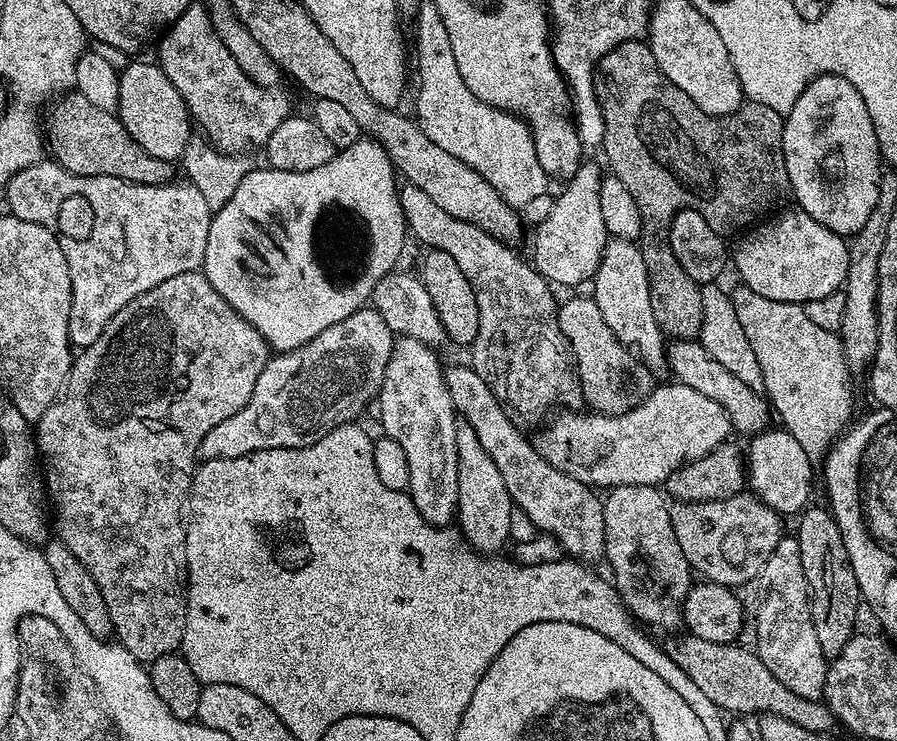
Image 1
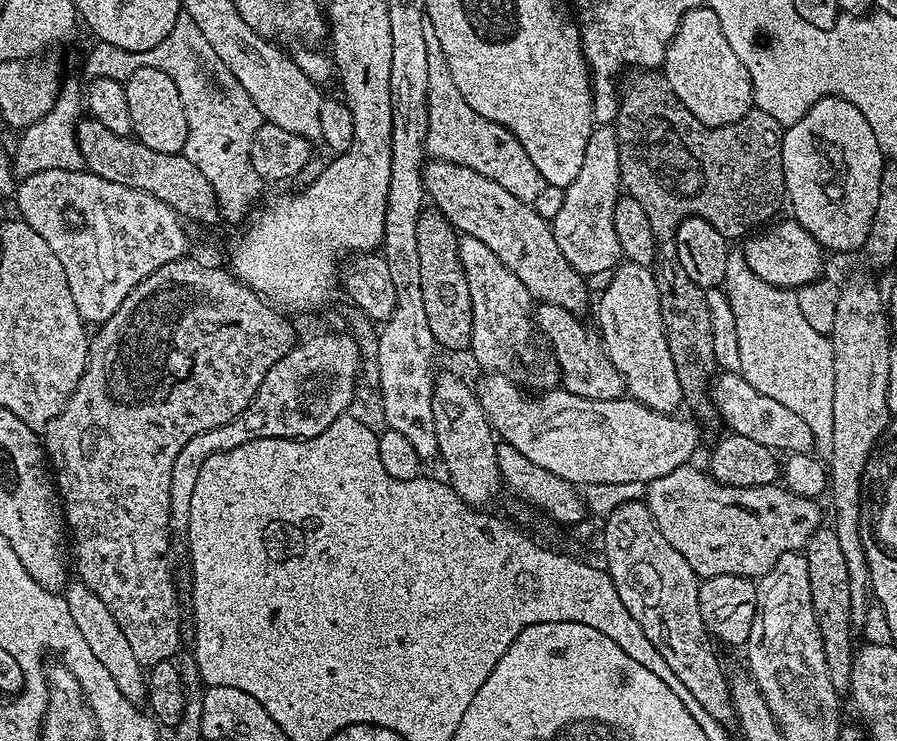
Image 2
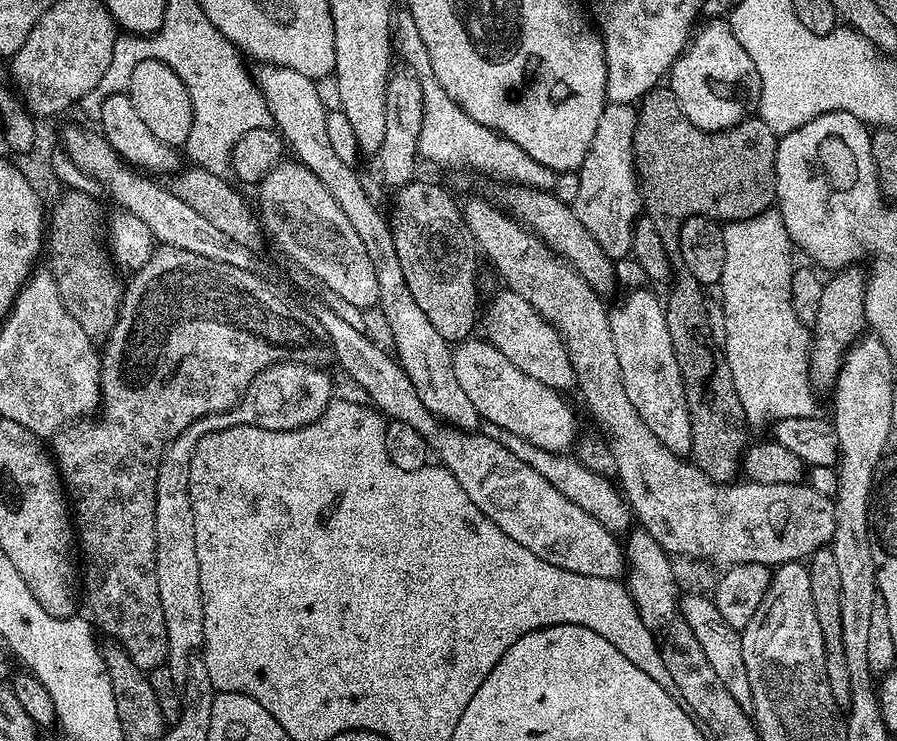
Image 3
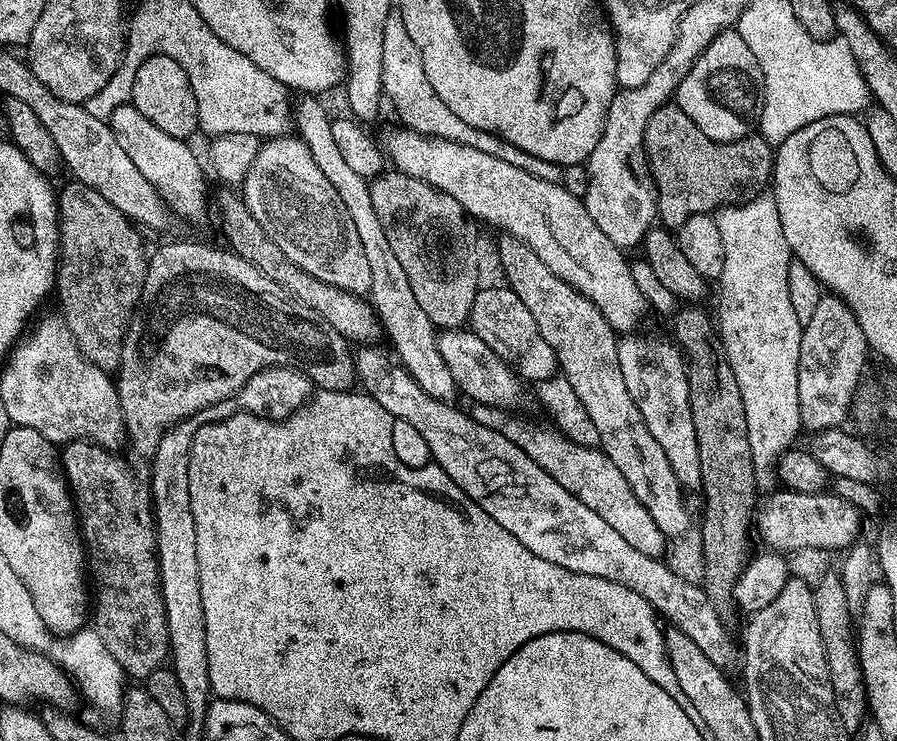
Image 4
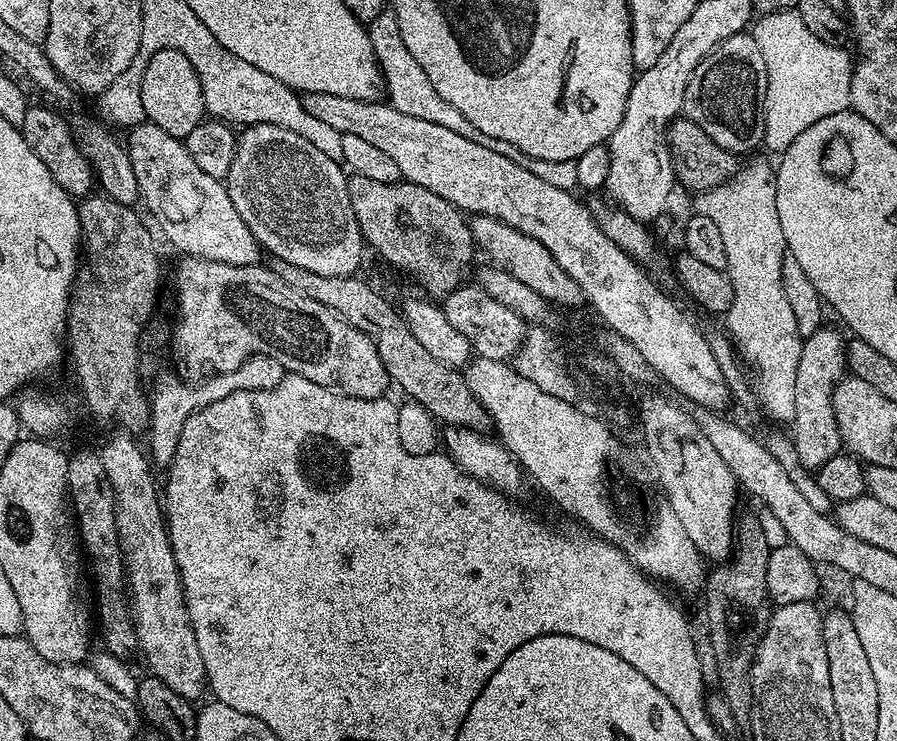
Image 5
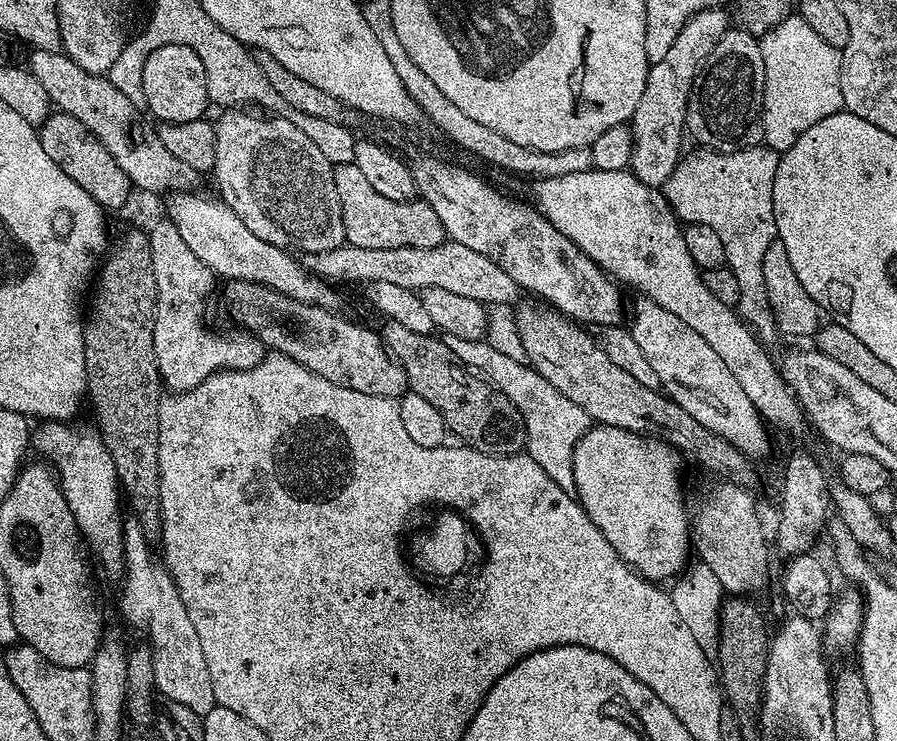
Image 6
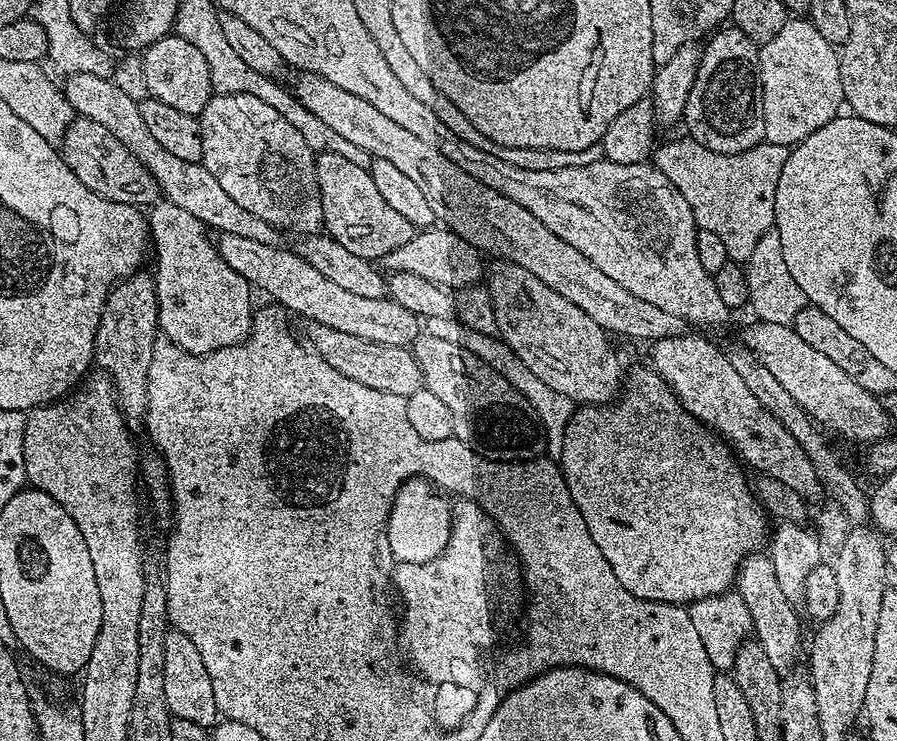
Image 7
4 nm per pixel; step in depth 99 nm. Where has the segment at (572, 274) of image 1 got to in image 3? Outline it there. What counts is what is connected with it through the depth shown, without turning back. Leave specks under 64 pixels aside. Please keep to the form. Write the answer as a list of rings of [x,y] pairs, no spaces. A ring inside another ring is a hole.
[[[605,103],[602,118],[598,118],[598,130],[594,130],[594,142],[590,142],[590,150],[586,150],[586,158],[578,169],[578,198],[570,205],[578,222],[590,232],[590,238],[598,242],[613,262],[620,262],[631,253],[632,228],[642,215],[640,184],[634,166],[636,114],[637,109],[631,104]]]

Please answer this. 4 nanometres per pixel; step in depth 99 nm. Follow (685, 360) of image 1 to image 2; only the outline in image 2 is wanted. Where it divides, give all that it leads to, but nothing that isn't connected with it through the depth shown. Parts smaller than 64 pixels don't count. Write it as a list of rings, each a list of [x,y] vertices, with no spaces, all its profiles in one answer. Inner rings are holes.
[[[721,371],[711,381],[710,395],[719,417],[722,420],[724,418],[735,435],[750,438],[777,454],[813,451],[816,439],[810,426],[806,426],[806,422],[798,418],[794,410],[782,406],[782,402],[774,402],[774,398],[766,398],[766,394],[754,390],[754,386],[750,386],[750,382],[746,382],[746,378],[739,372]]]

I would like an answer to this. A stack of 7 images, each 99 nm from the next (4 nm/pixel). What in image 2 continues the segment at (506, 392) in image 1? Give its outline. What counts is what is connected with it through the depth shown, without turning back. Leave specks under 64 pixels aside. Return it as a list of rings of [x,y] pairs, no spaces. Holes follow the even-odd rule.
[[[460,236],[457,239],[458,258],[470,286],[472,307],[473,356],[484,372],[497,372],[525,390],[551,390],[560,384],[560,369],[556,361],[532,337],[534,333],[534,301],[530,290],[522,286],[518,274],[502,266],[498,254],[488,249],[478,238]]]

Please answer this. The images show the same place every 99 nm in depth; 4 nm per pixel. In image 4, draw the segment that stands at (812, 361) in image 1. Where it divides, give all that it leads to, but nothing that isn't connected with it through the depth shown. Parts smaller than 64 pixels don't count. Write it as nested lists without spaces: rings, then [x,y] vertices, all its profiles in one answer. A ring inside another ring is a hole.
[[[771,194],[753,196],[742,204],[727,205],[715,213],[715,218],[722,234],[722,247],[726,249],[726,266],[718,281],[718,331],[720,341],[724,343],[724,353],[730,362],[730,370],[734,370],[734,378],[738,378],[738,390],[742,390],[742,406],[746,410],[746,434],[756,467],[756,483],[764,486],[768,479],[773,479],[780,455],[795,445],[792,443],[795,442],[796,435],[802,432],[798,406],[798,350],[804,326],[794,314],[794,305],[790,302],[790,285],[786,283],[786,270],[794,257],[788,249],[786,234],[782,234],[776,198]]]

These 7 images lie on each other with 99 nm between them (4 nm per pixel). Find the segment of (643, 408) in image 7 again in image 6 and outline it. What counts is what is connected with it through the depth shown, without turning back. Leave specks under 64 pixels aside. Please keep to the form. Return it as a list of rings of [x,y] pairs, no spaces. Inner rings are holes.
[[[596,424],[589,428],[588,433],[577,442],[574,450],[574,484],[576,486],[574,495],[576,499],[586,510],[590,522],[594,522],[594,526],[598,526],[598,530],[602,530],[602,538],[606,538],[606,542],[610,542],[610,546],[614,546],[614,550],[627,562],[628,567],[643,576],[645,580],[665,582],[664,580],[671,581],[673,578],[679,577],[685,571],[684,563],[688,560],[688,552],[690,556],[690,508],[689,505],[688,508],[684,505],[684,492],[680,489],[680,460],[682,461],[681,453],[662,440],[651,436],[639,436],[637,432],[605,424]]]

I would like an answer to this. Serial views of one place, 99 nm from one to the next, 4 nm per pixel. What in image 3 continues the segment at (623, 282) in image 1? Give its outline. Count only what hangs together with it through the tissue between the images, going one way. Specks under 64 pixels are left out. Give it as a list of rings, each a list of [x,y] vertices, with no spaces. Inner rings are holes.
[[[636,288],[626,293],[624,300],[611,305],[608,317],[610,334],[614,334],[614,351],[618,353],[618,366],[622,370],[622,386],[626,386],[626,398],[630,398],[642,422],[650,426],[650,434],[654,434],[666,450],[675,456],[687,457],[692,450],[690,410],[686,406],[678,358],[674,358],[674,346],[670,346],[670,330],[666,330],[661,297],[644,288]]]

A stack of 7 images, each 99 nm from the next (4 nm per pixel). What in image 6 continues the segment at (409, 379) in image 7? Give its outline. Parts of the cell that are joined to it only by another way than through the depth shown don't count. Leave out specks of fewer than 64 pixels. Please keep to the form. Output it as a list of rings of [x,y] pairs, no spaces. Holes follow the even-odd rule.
[[[230,280],[223,285],[224,308],[232,315],[233,325],[239,326],[251,336],[256,336],[264,344],[265,349],[280,352],[283,356],[294,358],[306,370],[326,378],[326,382],[334,382],[343,388],[358,390],[358,394],[374,394],[378,398],[396,400],[409,391],[406,370],[388,353],[379,331],[371,332],[360,324],[339,316],[339,311],[330,308],[319,308],[306,302],[298,302],[294,298],[286,298],[286,294],[278,294],[278,290],[270,290],[254,282]]]

